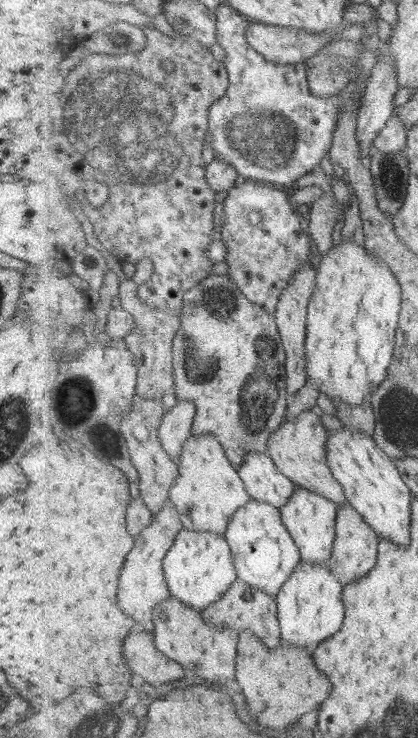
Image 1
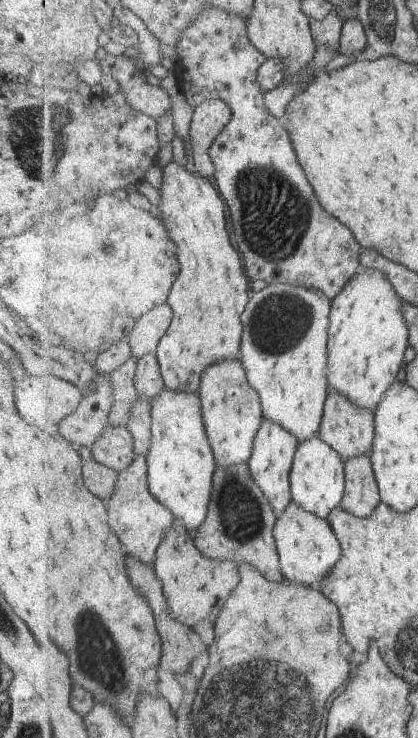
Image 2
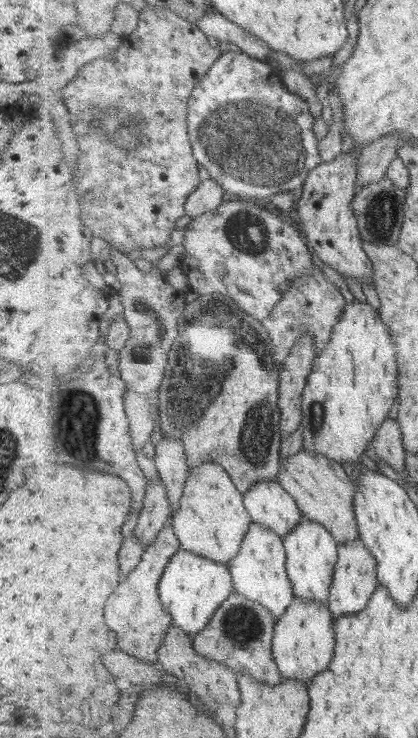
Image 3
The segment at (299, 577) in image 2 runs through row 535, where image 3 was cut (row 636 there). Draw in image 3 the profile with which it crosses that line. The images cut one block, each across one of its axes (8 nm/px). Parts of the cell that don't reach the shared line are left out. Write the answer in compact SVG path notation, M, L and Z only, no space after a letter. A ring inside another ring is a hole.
M295 598L287 612L276 622L273 654L280 668L281 676L287 680L305 680L311 682L319 672L325 672L333 660L336 651L335 619L330 606L319 602L307 602Z

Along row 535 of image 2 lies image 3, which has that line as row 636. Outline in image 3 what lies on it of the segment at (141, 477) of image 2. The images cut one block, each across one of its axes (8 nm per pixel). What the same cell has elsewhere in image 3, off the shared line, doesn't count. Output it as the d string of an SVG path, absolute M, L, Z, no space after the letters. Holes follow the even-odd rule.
M174 527L163 528L156 542L146 547L142 559L137 568L129 574L127 582L121 584L121 588L117 588L113 600L109 600L107 604L107 624L113 632L119 632L117 642L121 640L121 650L139 660L157 662L160 659L157 652L160 652L173 622L171 614L163 606L159 587L169 561L181 548L182 544L174 532Z

